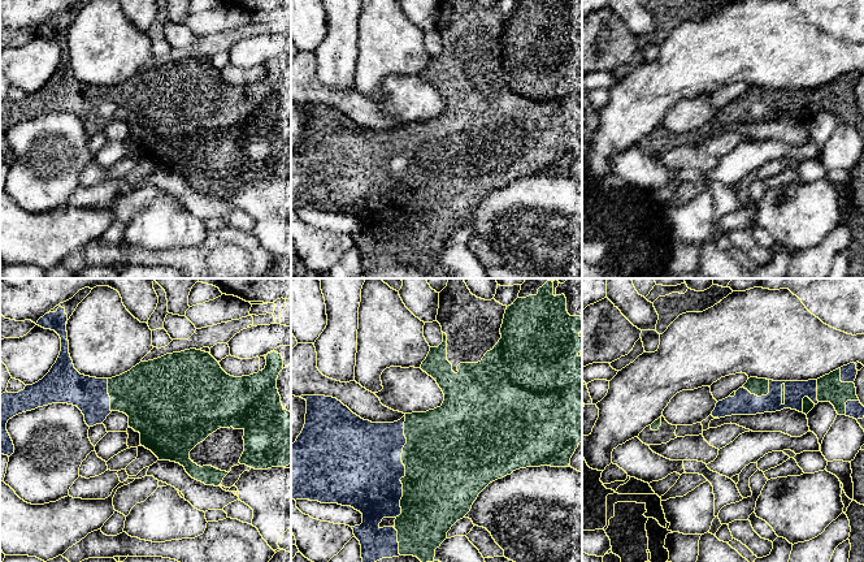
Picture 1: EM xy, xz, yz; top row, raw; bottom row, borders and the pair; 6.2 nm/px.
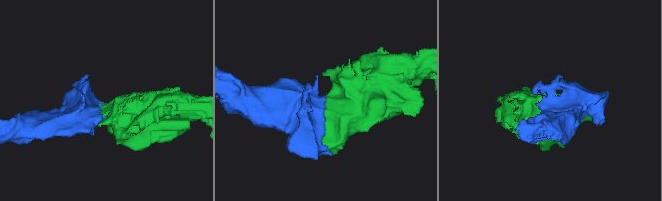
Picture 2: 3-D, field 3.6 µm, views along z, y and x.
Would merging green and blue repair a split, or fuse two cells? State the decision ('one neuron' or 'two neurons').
one neuron

